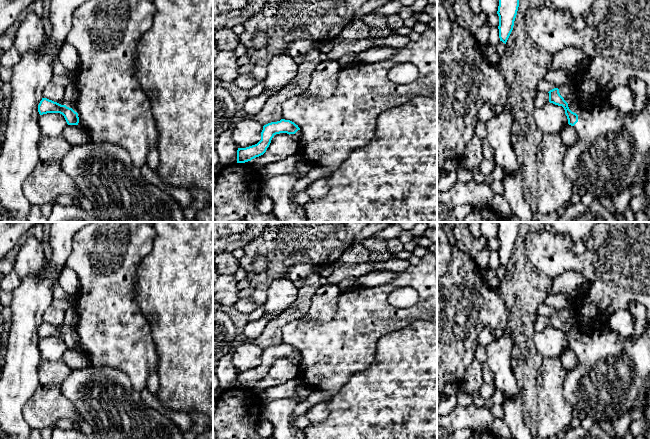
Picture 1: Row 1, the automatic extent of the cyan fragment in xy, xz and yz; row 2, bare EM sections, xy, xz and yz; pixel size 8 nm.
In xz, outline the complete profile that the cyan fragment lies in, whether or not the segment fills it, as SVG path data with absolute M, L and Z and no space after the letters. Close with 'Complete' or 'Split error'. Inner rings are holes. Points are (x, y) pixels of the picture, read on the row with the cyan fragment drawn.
M285 119L271 122L263 126L261 140L257 144L246 148L238 148L237 163L245 163L263 155L269 147L272 138L280 133L287 133L298 144L300 143L301 130L294 122Z. Split error

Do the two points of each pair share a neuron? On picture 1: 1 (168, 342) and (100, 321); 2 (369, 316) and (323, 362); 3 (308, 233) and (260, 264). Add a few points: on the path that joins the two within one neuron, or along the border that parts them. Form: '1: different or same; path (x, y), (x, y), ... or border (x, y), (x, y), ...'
1: different; border (144, 315), (150, 327), (151, 338), (158, 360)
2: same; path (358, 327), (334, 351)
3: different; border (264, 257), (266, 267), (259, 272), (253, 273)

